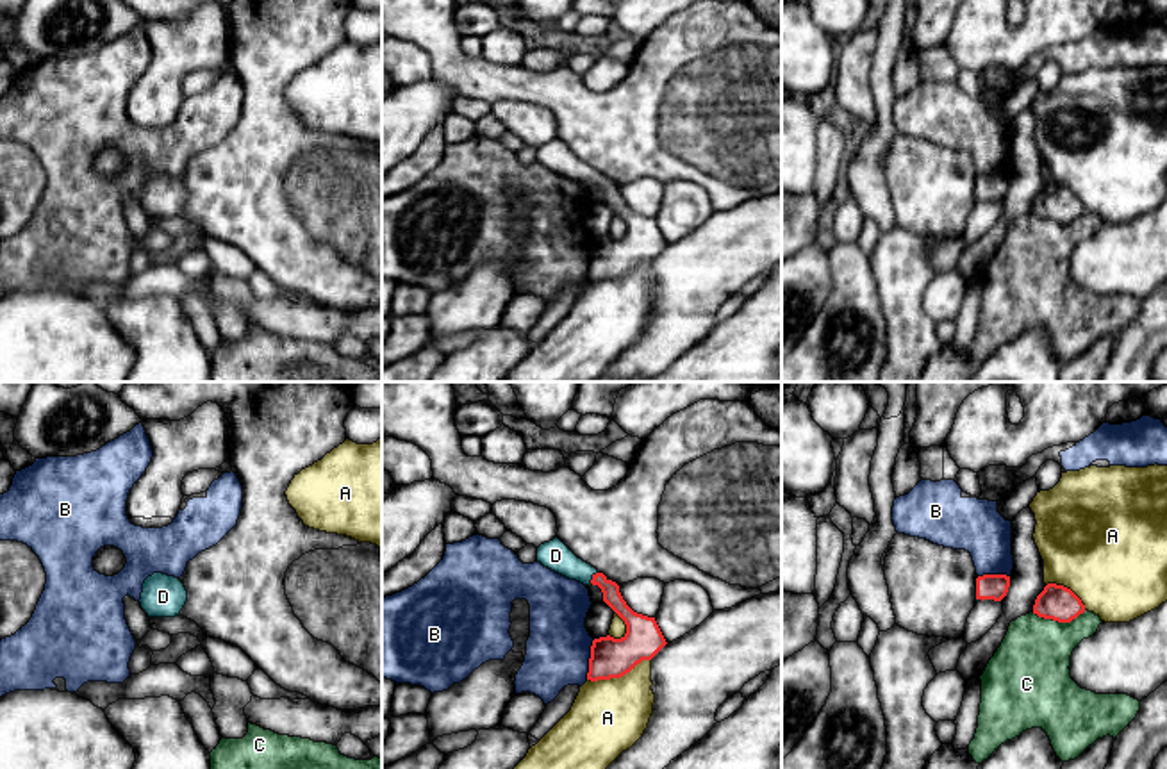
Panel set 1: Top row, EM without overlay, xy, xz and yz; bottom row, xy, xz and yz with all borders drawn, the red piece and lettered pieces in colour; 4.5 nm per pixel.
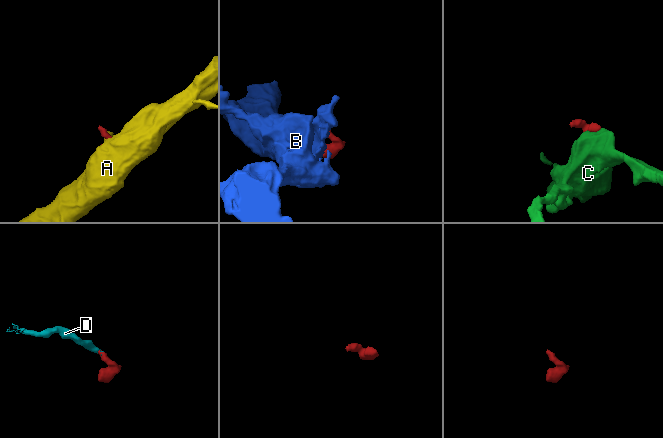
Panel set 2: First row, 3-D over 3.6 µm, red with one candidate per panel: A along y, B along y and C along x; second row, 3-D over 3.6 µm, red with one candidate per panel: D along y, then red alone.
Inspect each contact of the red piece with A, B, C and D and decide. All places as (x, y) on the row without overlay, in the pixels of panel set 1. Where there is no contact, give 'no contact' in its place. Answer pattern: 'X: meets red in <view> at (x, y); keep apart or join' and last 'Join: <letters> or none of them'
A: meets red in xz at (618, 277); keep apart
B: meets red in xz at (589, 259); keep apart
C: meets red in yz at (1059, 222); keep apart
D: meets red in xz at (593, 177); join
Join: D

